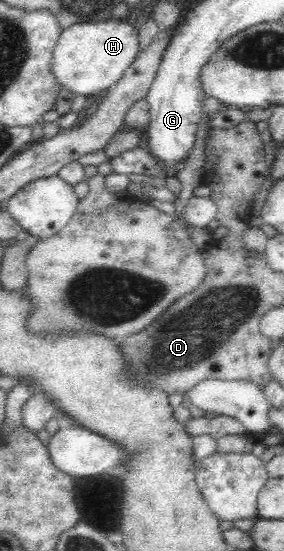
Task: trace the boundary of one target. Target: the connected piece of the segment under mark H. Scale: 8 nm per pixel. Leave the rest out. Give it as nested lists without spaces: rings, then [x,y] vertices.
[[[129,17],[71,24],[61,31],[53,50],[51,72],[63,90],[92,99],[101,90],[111,88],[123,76],[138,57],[138,46],[138,30],[129,22]]]

